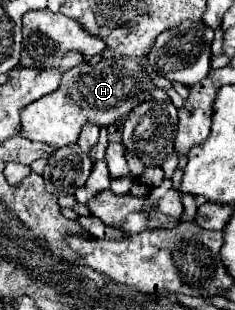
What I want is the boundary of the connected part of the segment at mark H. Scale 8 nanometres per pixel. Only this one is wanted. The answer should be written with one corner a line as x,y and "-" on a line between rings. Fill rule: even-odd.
112,56
108,60
100,60
94,66
86,60
80,66
68,70
68,74
64,74
64,82
56,92
20,110
18,134
32,142
44,142
54,148
76,144
80,126
84,126
84,122
92,122
96,126
114,124
116,120
120,120
120,116
126,116
140,102
148,100
150,88
152,88
150,76
146,74
146,70
138,60

